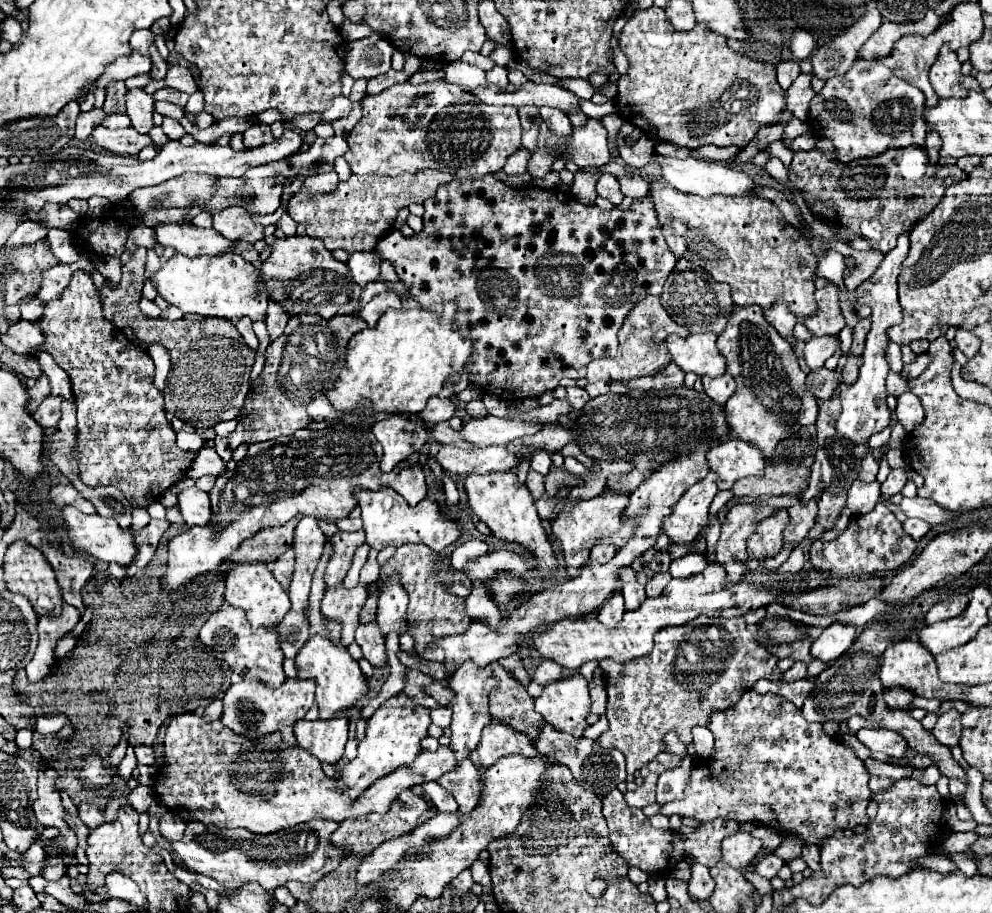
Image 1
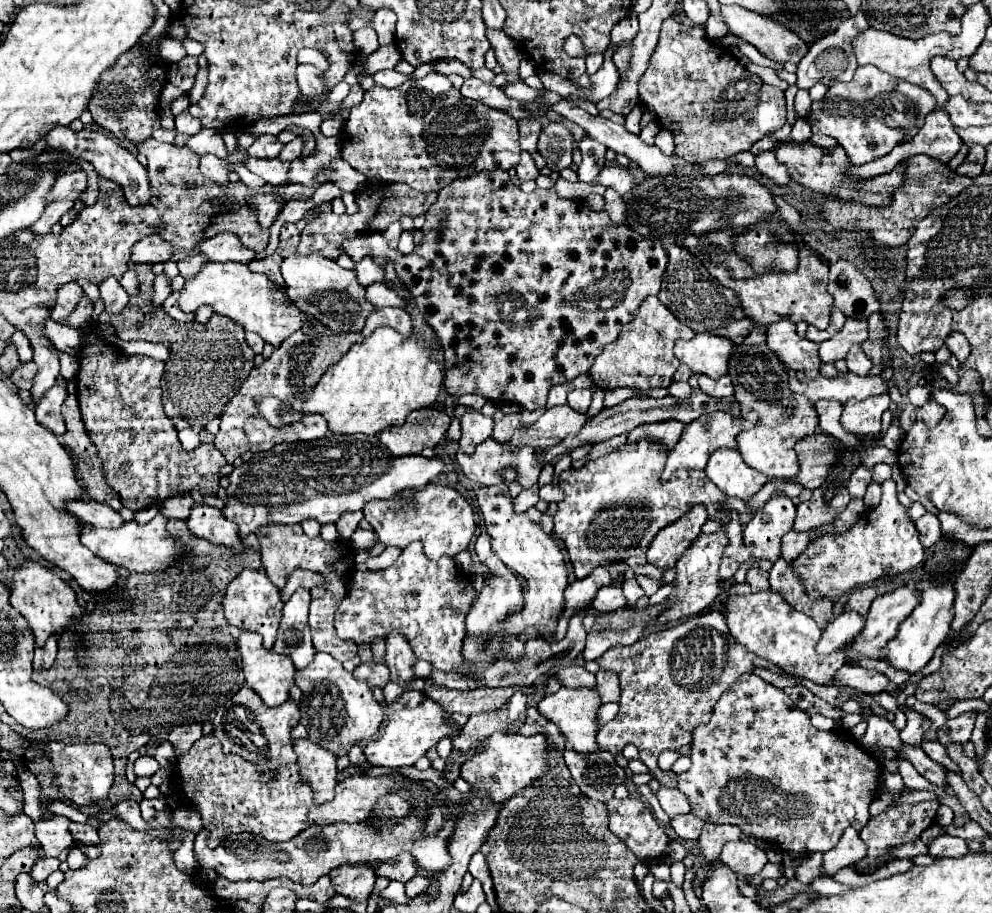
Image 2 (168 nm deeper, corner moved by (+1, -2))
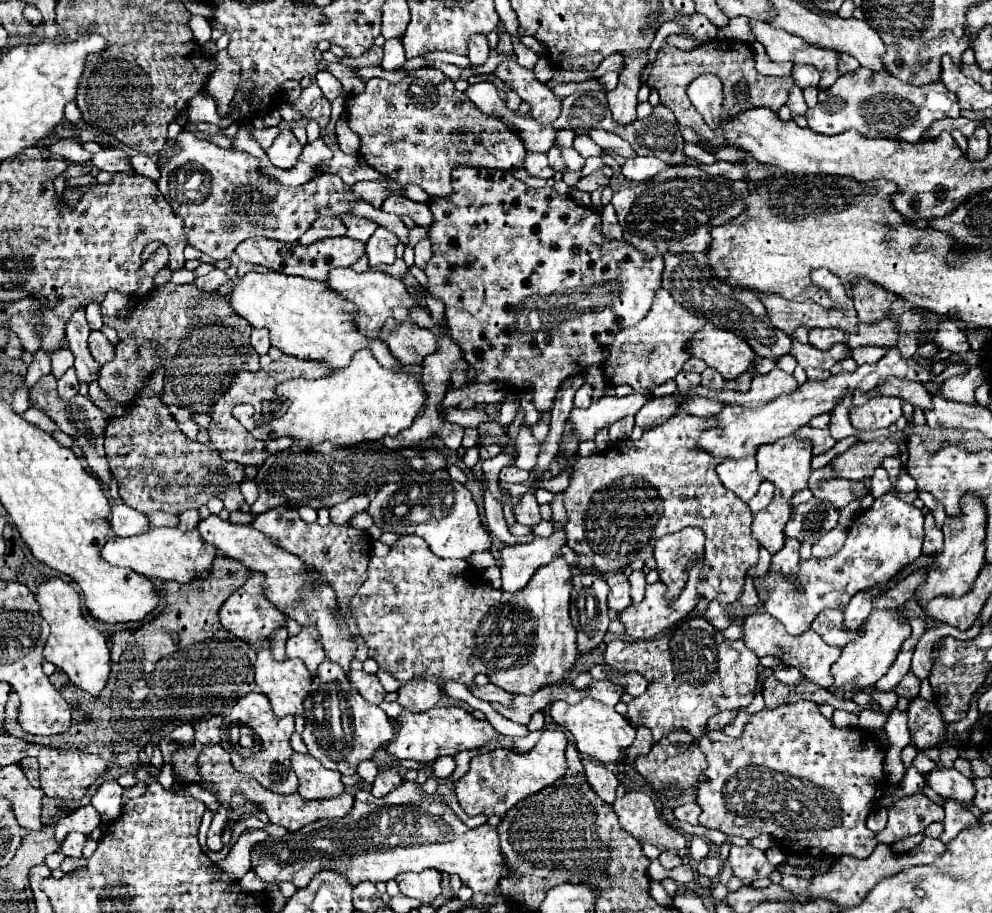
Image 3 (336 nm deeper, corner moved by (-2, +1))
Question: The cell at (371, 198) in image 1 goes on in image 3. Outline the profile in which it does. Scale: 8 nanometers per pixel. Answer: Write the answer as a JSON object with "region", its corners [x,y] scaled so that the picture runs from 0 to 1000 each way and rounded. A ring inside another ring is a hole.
{"region":[[[321,238],[313,251],[302,260],[302,268],[313,268],[313,266],[319,266],[319,264],[325,264],[325,262],[331,262],[331,260],[345,260],[349,253],[347,244],[343,238]]]}

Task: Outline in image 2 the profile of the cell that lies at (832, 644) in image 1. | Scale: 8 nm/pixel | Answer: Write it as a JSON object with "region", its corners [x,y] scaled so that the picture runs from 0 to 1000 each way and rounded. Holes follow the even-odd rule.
{"region":[[[848,670],[840,681],[836,681],[834,690],[830,692],[826,705],[824,705],[824,714],[826,716],[838,716],[844,712],[850,712],[854,708],[854,703],[868,692],[868,688],[872,686],[872,677],[864,670]]]}

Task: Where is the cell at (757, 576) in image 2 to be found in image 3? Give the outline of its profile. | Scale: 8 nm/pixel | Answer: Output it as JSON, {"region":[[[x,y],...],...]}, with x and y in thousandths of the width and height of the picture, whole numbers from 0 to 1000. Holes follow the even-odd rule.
{"region":[[[899,540],[889,542],[879,551],[877,558],[869,560],[867,566],[859,571],[855,590],[845,606],[833,612],[817,610],[813,614],[806,614],[802,639],[794,636],[788,628],[782,625],[772,625],[770,630],[762,632],[762,641],[772,647],[770,667],[778,676],[782,676],[794,693],[810,693],[815,689],[815,682],[829,667],[851,667],[865,647],[895,639],[913,619],[921,617],[929,606],[929,575],[931,564],[925,555],[915,553]],[[804,643],[808,643],[808,647]]]}

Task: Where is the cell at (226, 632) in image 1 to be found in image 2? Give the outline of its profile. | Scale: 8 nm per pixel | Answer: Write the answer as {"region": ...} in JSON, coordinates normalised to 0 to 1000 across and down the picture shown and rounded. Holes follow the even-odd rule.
{"region":[[[243,692],[239,697],[239,703],[241,703],[241,714],[245,719],[247,745],[265,765],[265,769],[275,775],[275,773],[283,773],[287,767],[291,767],[291,756],[297,749],[297,736],[299,736],[295,725],[289,719],[283,719],[275,712],[267,712],[263,694]]]}

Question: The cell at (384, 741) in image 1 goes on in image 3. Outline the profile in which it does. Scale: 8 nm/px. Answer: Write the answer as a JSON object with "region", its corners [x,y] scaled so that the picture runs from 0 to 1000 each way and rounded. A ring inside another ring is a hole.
{"region":[[[435,774],[425,781],[417,781],[413,777],[405,777],[401,785],[399,809],[389,816],[389,825],[399,831],[415,831],[415,834],[438,834],[446,827],[460,827],[468,820],[486,818],[492,809],[498,809],[500,801],[492,790],[478,788],[466,774]]]}

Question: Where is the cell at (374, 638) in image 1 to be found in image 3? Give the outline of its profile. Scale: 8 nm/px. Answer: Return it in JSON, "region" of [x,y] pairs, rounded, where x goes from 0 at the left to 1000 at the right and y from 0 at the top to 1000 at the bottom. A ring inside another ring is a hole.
{"region":[[[353,735],[353,737],[351,737],[351,744],[353,744],[355,752],[357,752],[367,766],[371,766],[373,770],[381,772],[381,770],[387,768],[389,757],[387,757],[387,752],[385,752],[385,748],[381,746],[379,739],[373,739],[373,737],[367,737],[367,735]]]}

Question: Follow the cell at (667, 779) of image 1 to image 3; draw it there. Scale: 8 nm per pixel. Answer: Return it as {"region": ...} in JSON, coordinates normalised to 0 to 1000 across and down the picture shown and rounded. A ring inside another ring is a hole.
{"region":[[[690,880],[685,884],[679,886],[679,893],[681,897],[688,897],[688,899],[694,899],[698,904],[704,904],[704,893],[706,893],[706,884],[702,880]]]}

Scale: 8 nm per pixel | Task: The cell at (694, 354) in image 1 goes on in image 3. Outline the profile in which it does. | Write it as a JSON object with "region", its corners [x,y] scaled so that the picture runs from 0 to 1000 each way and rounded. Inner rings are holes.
{"region":[[[710,358],[704,363],[694,376],[694,387],[722,404],[730,415],[742,415],[748,411],[754,404],[754,398],[762,391],[748,369],[722,358]]]}

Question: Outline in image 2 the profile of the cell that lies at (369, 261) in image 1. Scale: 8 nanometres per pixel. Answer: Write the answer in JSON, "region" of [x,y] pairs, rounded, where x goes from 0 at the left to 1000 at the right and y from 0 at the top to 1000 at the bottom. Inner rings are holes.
{"region":[[[366,283],[364,287],[360,287],[358,291],[358,298],[362,302],[362,309],[366,313],[372,313],[376,309],[384,309],[386,302],[388,302],[388,291],[384,289],[378,289],[376,283]]]}

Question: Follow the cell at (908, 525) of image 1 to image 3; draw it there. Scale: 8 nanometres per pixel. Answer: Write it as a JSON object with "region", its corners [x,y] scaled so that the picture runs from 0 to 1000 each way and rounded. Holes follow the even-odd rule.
{"region":[[[935,562],[933,571],[931,571],[931,599],[929,599],[929,606],[931,608],[942,608],[944,604],[948,604],[950,593],[952,593],[950,579],[946,579],[946,575],[942,571],[942,564]]]}

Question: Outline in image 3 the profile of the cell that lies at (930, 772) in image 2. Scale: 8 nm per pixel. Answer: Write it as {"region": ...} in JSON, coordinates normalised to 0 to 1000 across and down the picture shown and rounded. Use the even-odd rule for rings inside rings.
{"region":[[[944,838],[935,849],[933,849],[935,862],[940,862],[946,871],[962,877],[976,877],[980,880],[982,875],[982,858],[964,844],[962,840],[948,840]]]}

